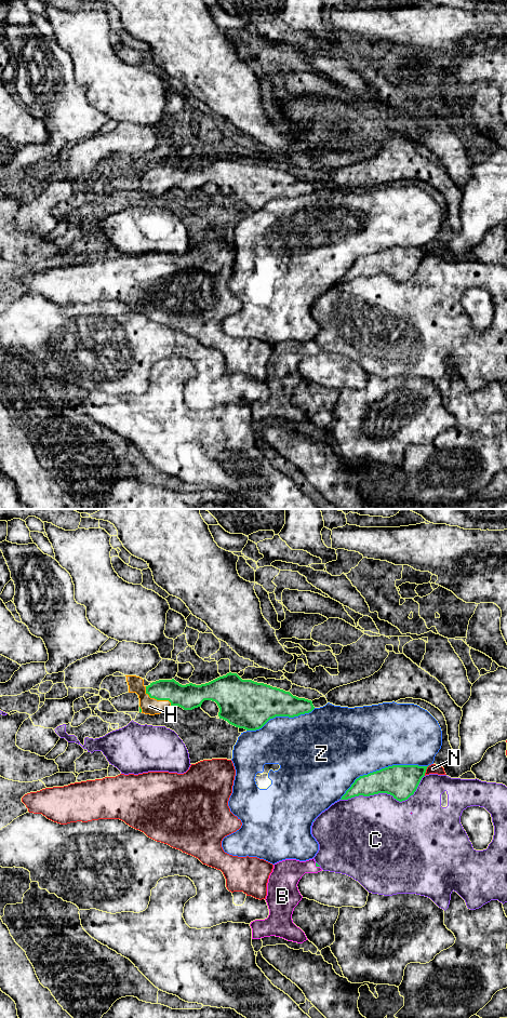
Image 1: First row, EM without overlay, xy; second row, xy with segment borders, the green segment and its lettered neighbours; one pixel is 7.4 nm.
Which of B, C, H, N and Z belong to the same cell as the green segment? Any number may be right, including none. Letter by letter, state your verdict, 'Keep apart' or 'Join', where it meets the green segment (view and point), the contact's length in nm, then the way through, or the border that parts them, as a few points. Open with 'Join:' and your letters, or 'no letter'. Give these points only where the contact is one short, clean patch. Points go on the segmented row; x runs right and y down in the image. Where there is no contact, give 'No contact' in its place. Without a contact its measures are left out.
Join: B, H
B: Join. Touches green at xy (317, 866). Shared border 50 nm. Path across: xy (317, 865), (317, 866), (294, 869), (285, 875)
C: Keep apart. Touches green at xy (386, 792). Shared border 650 nm
H: Join. Touches green at xy (156, 698). Shared border 240 nm. Path across: xy (189, 696), (156, 698), (149, 706)
N: Keep apart. Touches green at xy (425, 771). Shared border 90 nm
Z: Keep apart. Touches green at xy (382, 768). Shared border 700 nm

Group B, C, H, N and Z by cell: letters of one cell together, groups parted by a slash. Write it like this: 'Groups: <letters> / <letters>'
Groups: B H / C / N / Z

